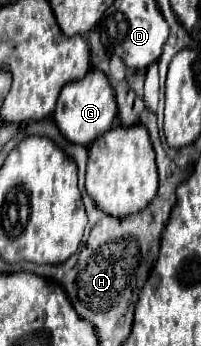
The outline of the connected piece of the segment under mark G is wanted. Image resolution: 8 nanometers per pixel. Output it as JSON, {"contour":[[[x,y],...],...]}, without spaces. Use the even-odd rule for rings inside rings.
{"contour":[[[92,68],[82,80],[68,82],[68,86],[64,86],[64,90],[60,92],[58,104],[56,104],[56,112],[54,112],[54,120],[62,136],[68,142],[80,144],[80,146],[90,146],[100,134],[108,132],[112,128],[114,118],[116,118],[114,90],[106,74],[96,68]]]}

